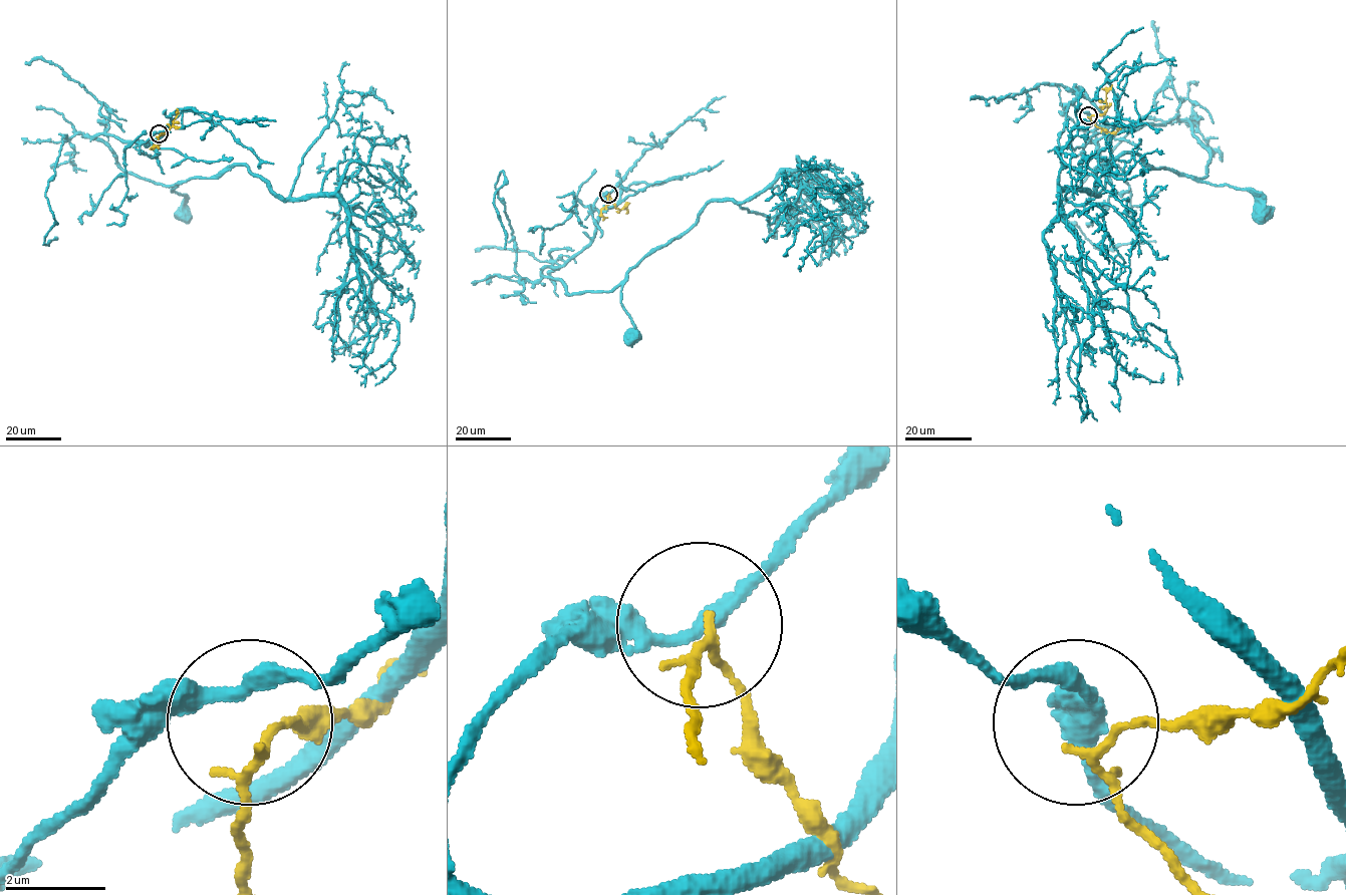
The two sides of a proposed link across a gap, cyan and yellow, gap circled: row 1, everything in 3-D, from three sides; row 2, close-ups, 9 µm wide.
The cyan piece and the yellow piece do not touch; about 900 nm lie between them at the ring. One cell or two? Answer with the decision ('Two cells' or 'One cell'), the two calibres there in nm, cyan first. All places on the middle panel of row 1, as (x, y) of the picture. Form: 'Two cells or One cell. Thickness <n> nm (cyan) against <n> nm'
Two cells. Thickness 300 nm (cyan) against 140 nm

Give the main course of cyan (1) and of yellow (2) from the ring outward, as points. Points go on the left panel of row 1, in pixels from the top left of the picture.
1: (159, 132), (147, 145), (108, 134), (91, 137), (125, 172), (172, 186), (184, 196), (182, 215)
2: (159, 134), (172, 125), (177, 108)

